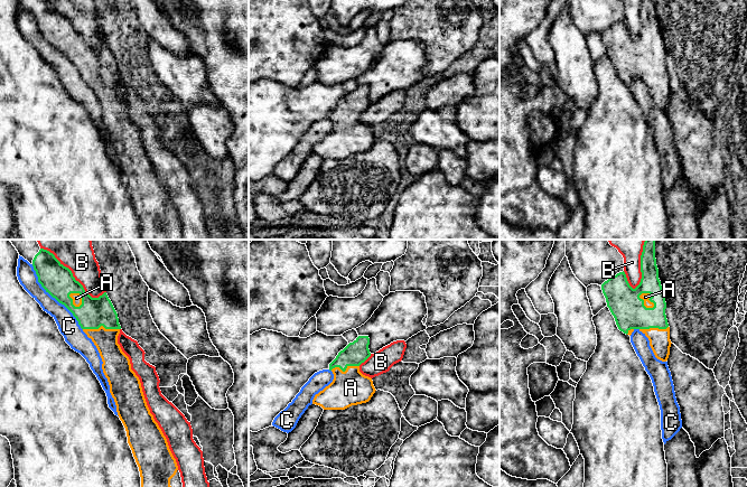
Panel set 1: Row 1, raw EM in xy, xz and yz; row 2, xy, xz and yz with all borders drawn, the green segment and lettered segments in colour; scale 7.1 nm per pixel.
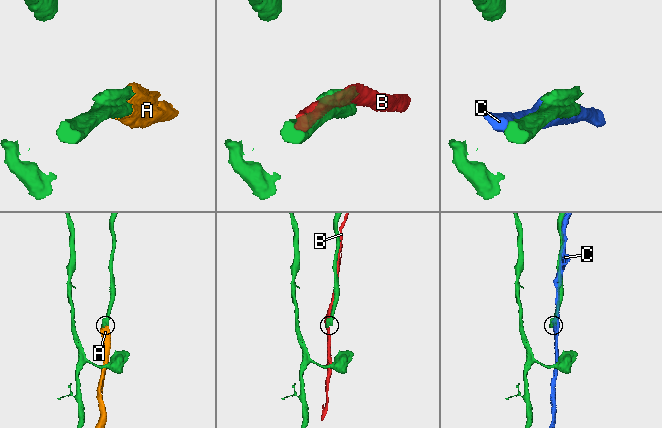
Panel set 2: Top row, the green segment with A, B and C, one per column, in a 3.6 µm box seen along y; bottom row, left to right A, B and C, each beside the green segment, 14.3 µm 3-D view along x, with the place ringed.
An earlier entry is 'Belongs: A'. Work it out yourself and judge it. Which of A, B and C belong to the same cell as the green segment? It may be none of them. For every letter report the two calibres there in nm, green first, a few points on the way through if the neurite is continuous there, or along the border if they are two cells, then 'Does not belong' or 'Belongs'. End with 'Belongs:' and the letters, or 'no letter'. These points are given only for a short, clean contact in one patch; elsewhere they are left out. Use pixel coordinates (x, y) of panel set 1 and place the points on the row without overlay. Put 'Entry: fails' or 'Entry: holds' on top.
Entry: holds
A: Thickness 240 nm (green) against 60 nm. Belongs
B: Thickness 220 nm (green) against 200 nm. Does not belong
C: Thickness 220 nm (green) against 150 nm. Does not belong
Belongs: A

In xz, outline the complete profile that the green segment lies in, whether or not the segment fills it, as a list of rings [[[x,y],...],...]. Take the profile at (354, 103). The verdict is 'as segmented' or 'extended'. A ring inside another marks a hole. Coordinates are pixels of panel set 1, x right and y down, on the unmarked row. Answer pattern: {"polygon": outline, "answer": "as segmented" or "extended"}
{"polygon": [[[358,85],[338,102],[329,113],[333,131],[315,144],[312,153],[324,159],[345,159],[371,149],[376,140],[373,130],[360,121],[360,114],[371,105],[368,94],[368,85]]], "answer": "extended"}

